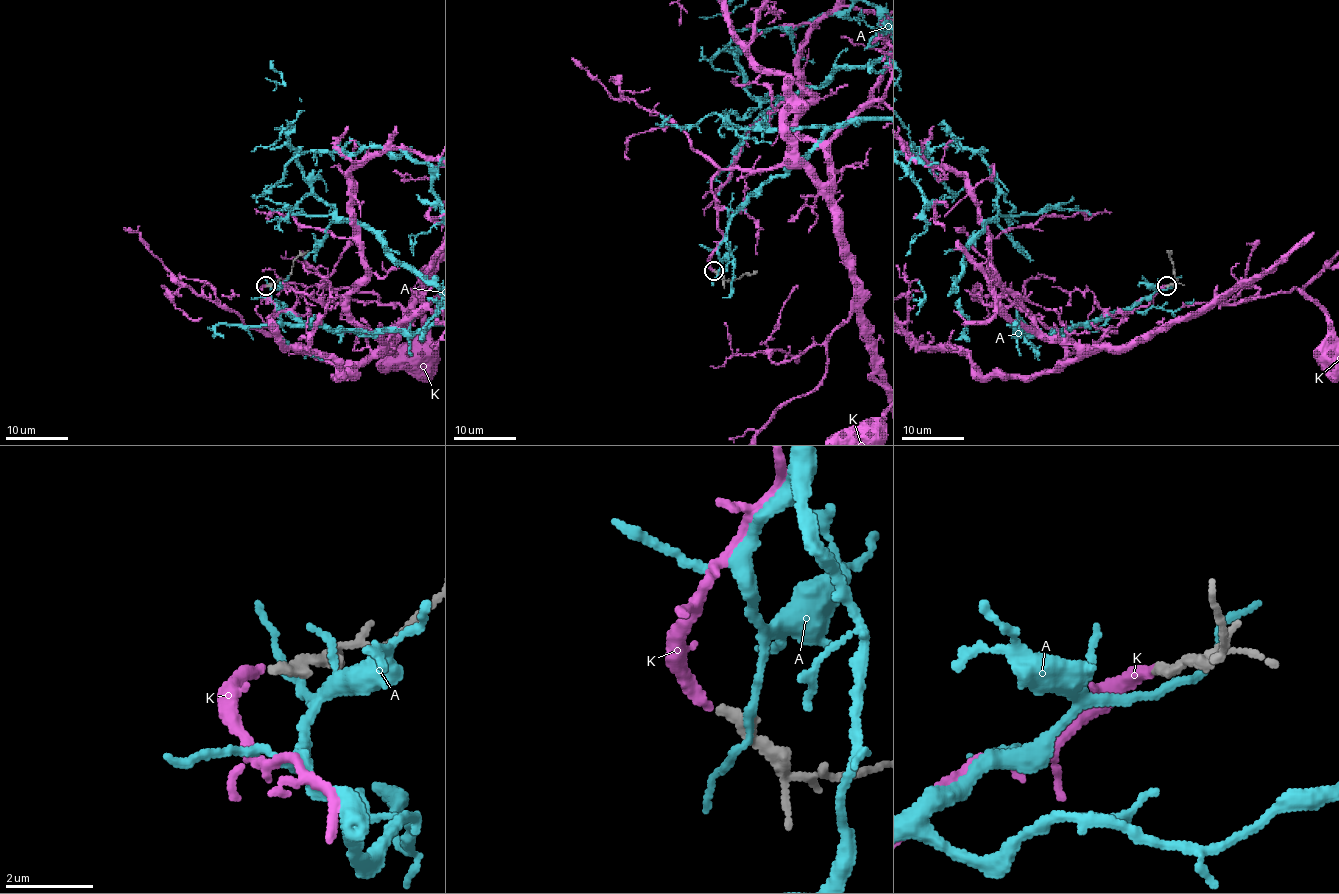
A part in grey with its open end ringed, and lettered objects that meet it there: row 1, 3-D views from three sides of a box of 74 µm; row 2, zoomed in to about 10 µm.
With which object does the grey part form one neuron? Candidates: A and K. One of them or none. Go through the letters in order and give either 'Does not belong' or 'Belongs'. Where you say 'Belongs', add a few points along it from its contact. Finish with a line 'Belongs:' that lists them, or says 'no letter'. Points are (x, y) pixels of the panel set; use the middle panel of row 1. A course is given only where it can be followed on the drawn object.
A: Does not belong
K: Belongs
Belongs: K

